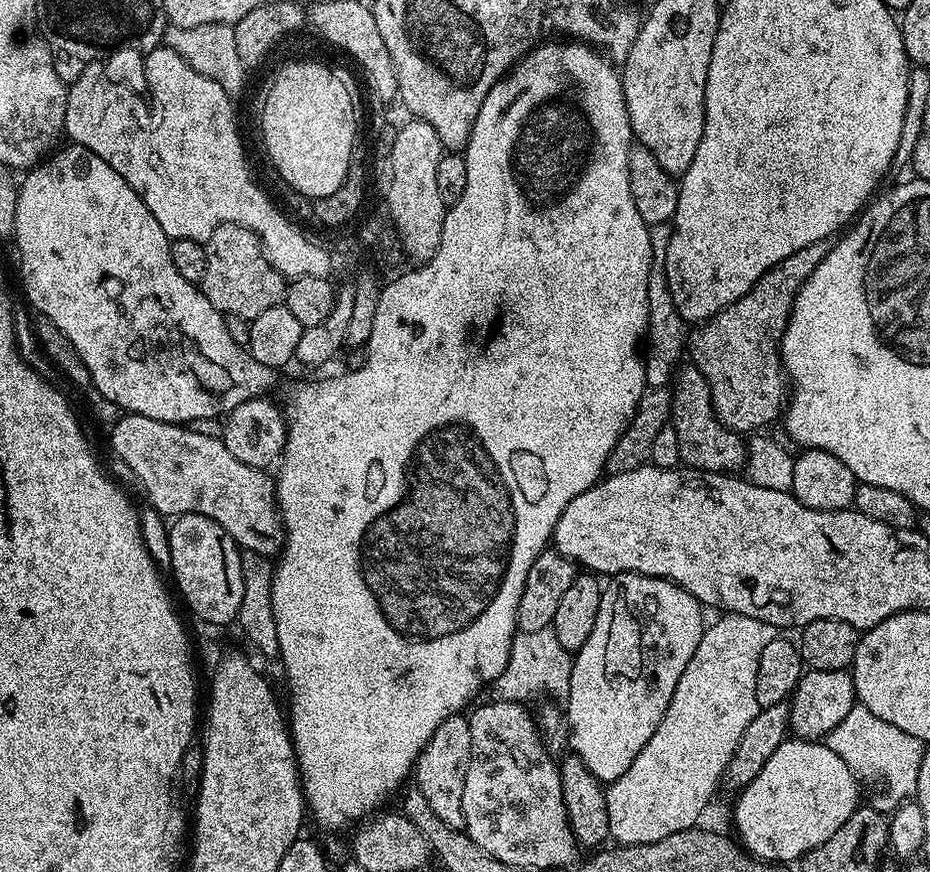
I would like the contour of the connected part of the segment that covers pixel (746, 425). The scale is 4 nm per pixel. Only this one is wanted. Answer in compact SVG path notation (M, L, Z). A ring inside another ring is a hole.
M819 240L810 246L802 246L798 254L790 254L790 258L782 258L738 302L726 306L718 314L714 314L709 320L703 321L691 333L690 352L692 348L691 363L706 378L712 395L712 405L716 416L729 428L731 432L752 434L757 430L764 430L771 420L779 421L786 408L786 401L790 396L790 384L786 379L784 363L780 361L780 340L788 325L788 319L792 313L792 303L802 290L802 286L814 274L818 262L826 258L830 244L828 240Z

